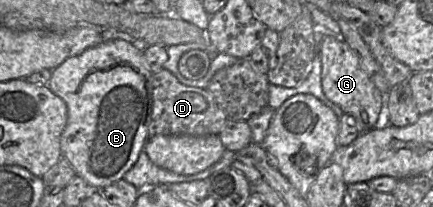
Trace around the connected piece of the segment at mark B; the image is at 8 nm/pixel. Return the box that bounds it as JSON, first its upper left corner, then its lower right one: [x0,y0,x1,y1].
[48,39,152,191]

